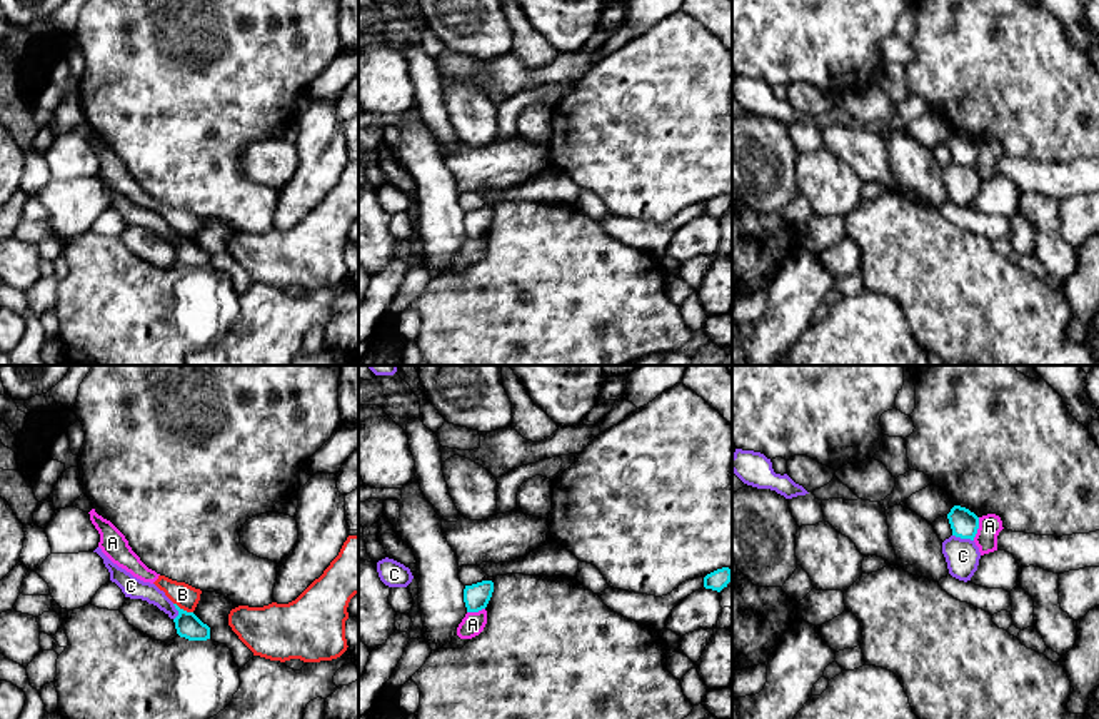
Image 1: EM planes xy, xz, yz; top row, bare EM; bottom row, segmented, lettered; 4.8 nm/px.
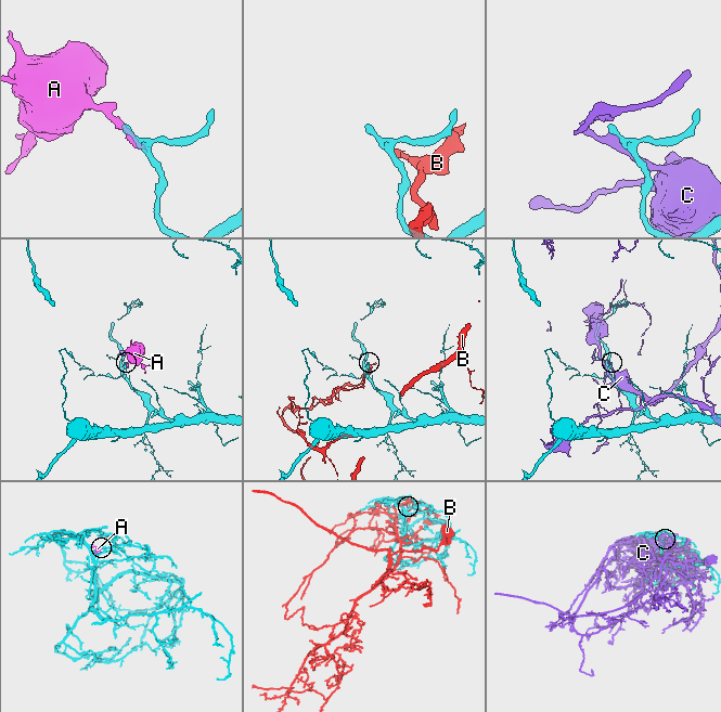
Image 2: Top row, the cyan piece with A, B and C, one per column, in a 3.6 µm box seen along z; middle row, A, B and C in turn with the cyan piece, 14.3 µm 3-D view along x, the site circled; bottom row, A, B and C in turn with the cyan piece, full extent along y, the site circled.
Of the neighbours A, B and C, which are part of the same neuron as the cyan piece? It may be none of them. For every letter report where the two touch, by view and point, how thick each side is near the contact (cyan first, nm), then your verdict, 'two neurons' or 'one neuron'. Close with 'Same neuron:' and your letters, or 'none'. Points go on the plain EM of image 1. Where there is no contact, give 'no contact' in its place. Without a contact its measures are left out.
A: contact yz (978, 154); calibres 140 and 110 nm; two neurons
B: contact xy (182, 236); calibres 120 and 120 nm; two neurons
C: contact yz (963, 164); calibres 140 and 160 nm; two neurons
Same neuron: none

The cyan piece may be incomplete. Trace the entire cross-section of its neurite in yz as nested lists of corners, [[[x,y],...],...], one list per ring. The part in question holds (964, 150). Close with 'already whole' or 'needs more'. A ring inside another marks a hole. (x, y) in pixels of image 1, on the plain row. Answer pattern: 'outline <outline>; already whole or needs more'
outline [[[954,132],[947,140],[952,162],[974,167],[979,155],[979,143],[966,133]]]; already whole

